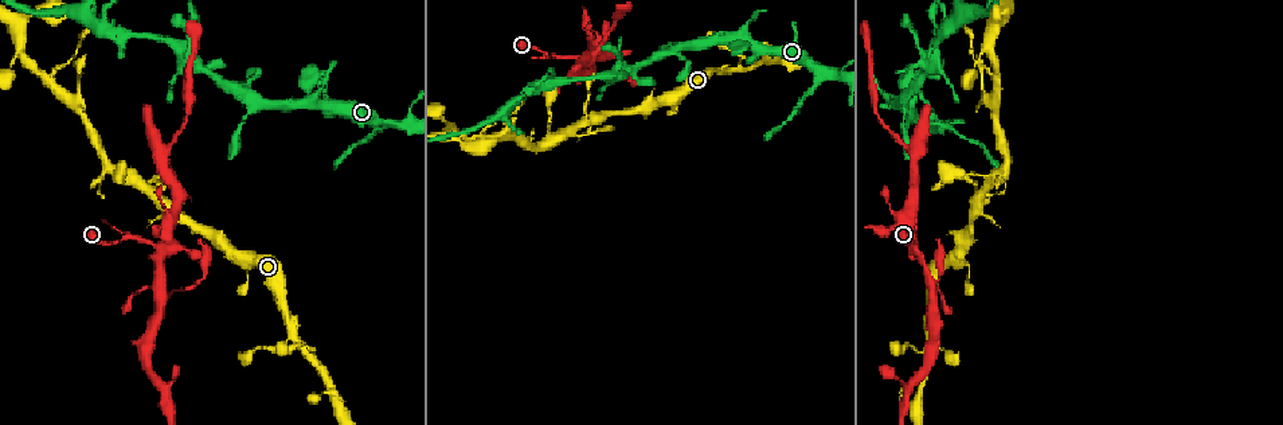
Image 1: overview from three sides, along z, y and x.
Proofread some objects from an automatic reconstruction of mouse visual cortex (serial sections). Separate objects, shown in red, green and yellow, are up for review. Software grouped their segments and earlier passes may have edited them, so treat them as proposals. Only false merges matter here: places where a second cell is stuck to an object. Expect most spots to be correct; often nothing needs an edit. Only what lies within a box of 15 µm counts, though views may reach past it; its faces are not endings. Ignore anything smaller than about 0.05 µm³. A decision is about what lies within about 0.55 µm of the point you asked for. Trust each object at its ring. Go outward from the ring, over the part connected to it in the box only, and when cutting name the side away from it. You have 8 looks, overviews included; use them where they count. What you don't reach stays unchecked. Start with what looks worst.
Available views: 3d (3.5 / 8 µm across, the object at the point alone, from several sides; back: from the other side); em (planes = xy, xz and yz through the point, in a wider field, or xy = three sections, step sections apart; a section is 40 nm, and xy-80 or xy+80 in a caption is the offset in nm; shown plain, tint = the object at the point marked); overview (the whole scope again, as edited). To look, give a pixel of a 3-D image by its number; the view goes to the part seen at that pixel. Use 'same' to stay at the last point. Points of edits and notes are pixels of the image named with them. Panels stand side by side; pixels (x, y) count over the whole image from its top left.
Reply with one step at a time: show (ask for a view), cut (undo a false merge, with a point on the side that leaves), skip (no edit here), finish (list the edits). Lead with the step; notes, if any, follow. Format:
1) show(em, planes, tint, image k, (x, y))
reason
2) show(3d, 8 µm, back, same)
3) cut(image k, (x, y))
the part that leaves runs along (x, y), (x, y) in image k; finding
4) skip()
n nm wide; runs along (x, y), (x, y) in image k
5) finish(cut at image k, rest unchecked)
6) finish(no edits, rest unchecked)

show(3d, 8 µm, image 1, (736, 70))
a narrow waist

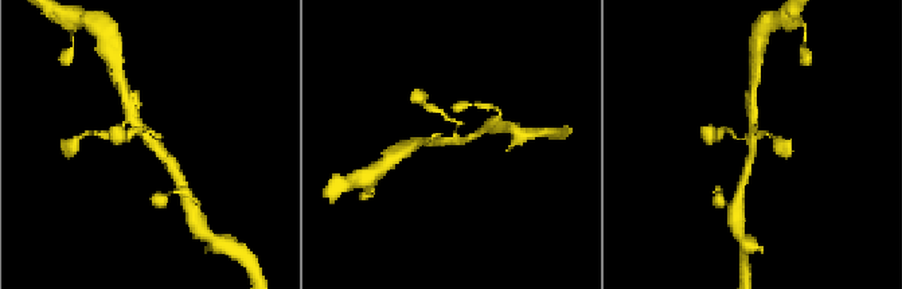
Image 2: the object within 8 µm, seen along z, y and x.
show(em, xy, step 3, tint, image 2, (153, 140))

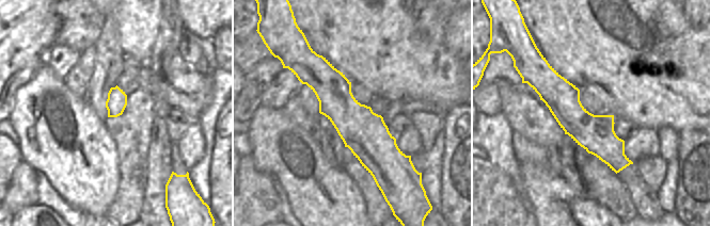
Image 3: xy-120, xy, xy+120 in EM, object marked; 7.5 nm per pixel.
skip()
runs along (128, 108), (133, 122), (175, 171) in image 2; one cell here

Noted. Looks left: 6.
show(3d, 3.5 µm, image 1, (160, 245))

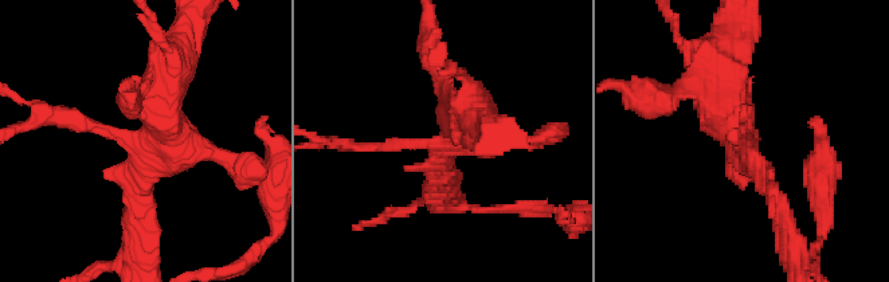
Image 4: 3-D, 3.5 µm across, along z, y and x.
show(em, xy, step 3, plain, image 4, (435, 143))

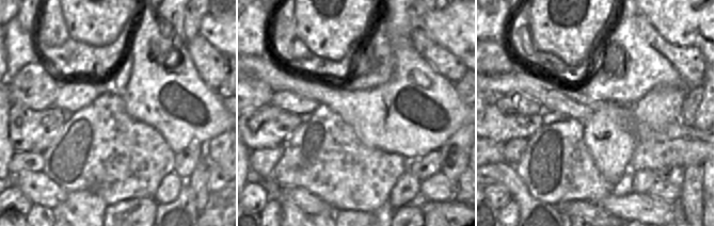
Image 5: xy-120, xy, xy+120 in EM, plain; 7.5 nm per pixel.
show(em, xy, step 3, tint, same)
with the object marked

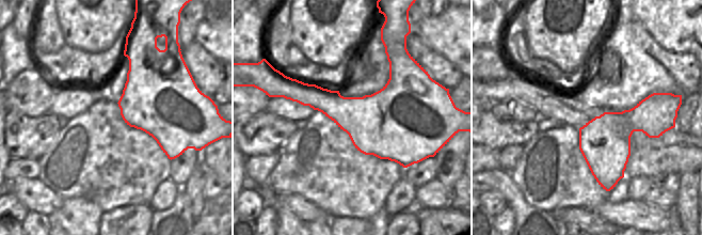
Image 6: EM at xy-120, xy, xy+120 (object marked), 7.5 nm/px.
skip()
one cell here

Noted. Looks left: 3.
show(3d, 3.5 µm, image 1, (163, 297))

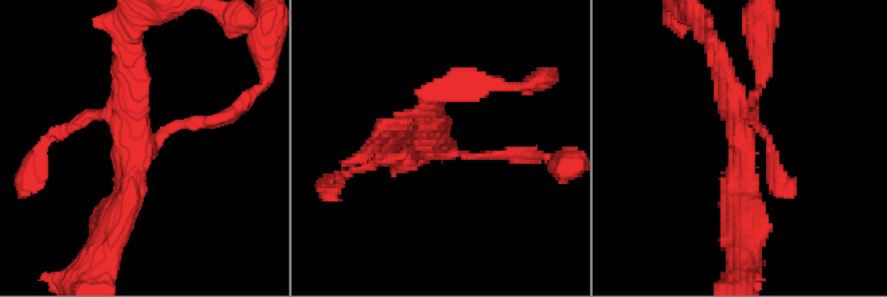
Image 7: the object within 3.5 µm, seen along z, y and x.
show(em, xy, step 3, tint, image 7, (740, 138))

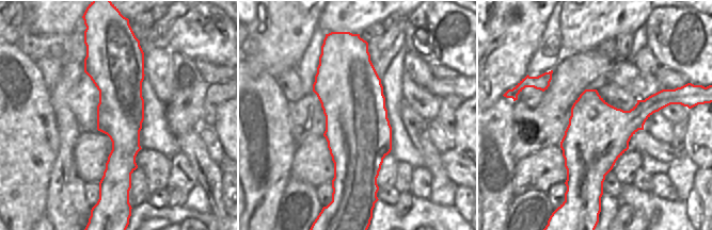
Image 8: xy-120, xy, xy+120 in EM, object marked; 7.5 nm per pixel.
show(em, xy, step 2, tint, same)
another direction

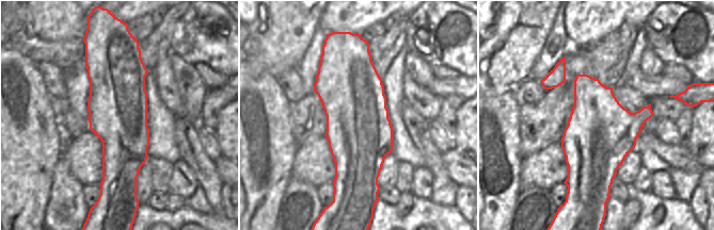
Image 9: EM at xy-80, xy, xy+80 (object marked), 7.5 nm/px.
skip()
500 nm wide; runs along (719, 53), (741, 131), (741, 226) in image 7; one cell here

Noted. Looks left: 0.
finish(no edits, rest unchecked)

